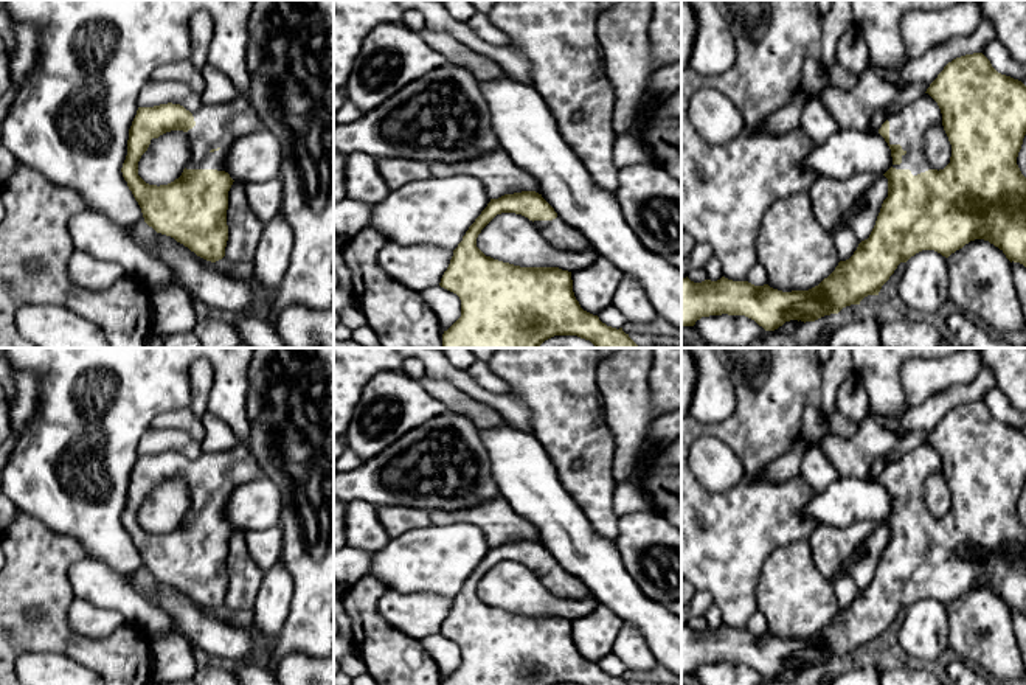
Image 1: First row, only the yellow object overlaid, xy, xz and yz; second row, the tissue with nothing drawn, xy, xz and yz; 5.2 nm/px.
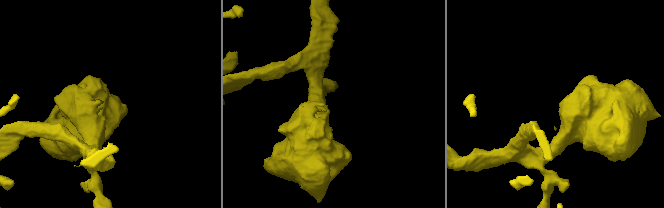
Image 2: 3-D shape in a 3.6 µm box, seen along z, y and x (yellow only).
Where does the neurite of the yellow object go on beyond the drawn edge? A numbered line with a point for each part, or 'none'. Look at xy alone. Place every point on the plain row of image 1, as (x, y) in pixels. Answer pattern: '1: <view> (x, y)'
1: xy (216, 474)

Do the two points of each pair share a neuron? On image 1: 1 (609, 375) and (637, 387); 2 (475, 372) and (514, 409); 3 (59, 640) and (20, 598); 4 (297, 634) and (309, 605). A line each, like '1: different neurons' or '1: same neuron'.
1: same neuron
2: different neurons
3: same neuron
4: same neuron

